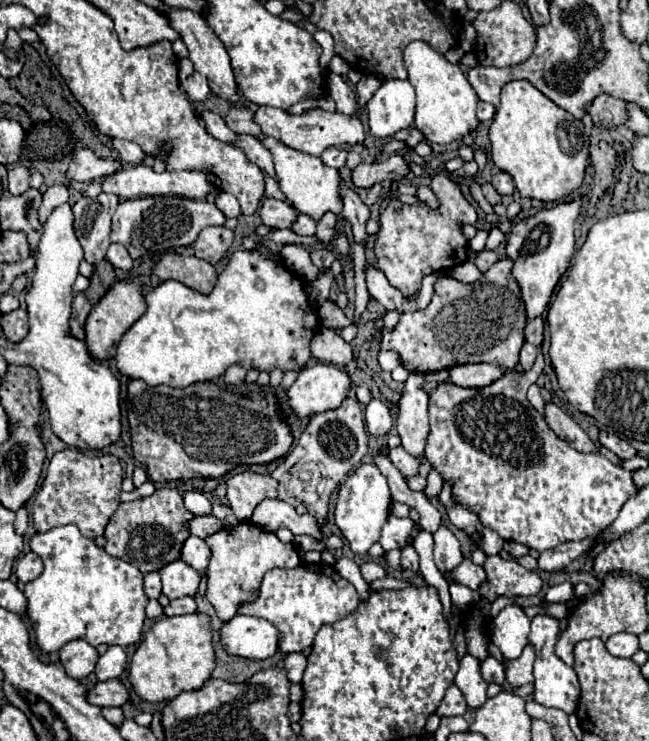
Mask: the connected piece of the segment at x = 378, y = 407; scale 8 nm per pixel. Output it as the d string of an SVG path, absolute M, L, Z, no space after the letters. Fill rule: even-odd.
M373 398L365 410L365 426L371 436L383 436L391 430L391 414L383 400Z

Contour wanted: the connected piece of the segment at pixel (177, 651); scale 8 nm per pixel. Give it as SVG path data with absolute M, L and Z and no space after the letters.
M183 614L183 616L163 616L141 640L139 648L131 658L129 682L133 690L149 702L173 700L185 690L197 690L205 680L211 678L215 670L215 650L213 650L213 630L211 618L207 614Z

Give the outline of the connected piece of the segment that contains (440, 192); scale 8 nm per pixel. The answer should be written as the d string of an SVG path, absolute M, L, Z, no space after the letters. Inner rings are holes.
M435 172L431 176L431 190L439 200L439 208L431 208L427 202L403 204L391 200L381 214L379 232L375 238L375 258L377 268L387 276L389 284L403 292L403 296L413 296L421 288L421 280L431 272L447 272L457 264L467 260L469 240L465 238L461 226L477 224L477 212L463 196L459 184L445 172Z

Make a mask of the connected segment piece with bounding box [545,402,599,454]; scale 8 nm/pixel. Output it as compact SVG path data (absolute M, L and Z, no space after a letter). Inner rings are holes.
M553 402L545 406L545 420L549 424L549 428L559 436L563 438L565 442L569 442L575 450L579 452L599 452L599 446L585 434L585 430L573 420L569 418L561 408L557 408Z

